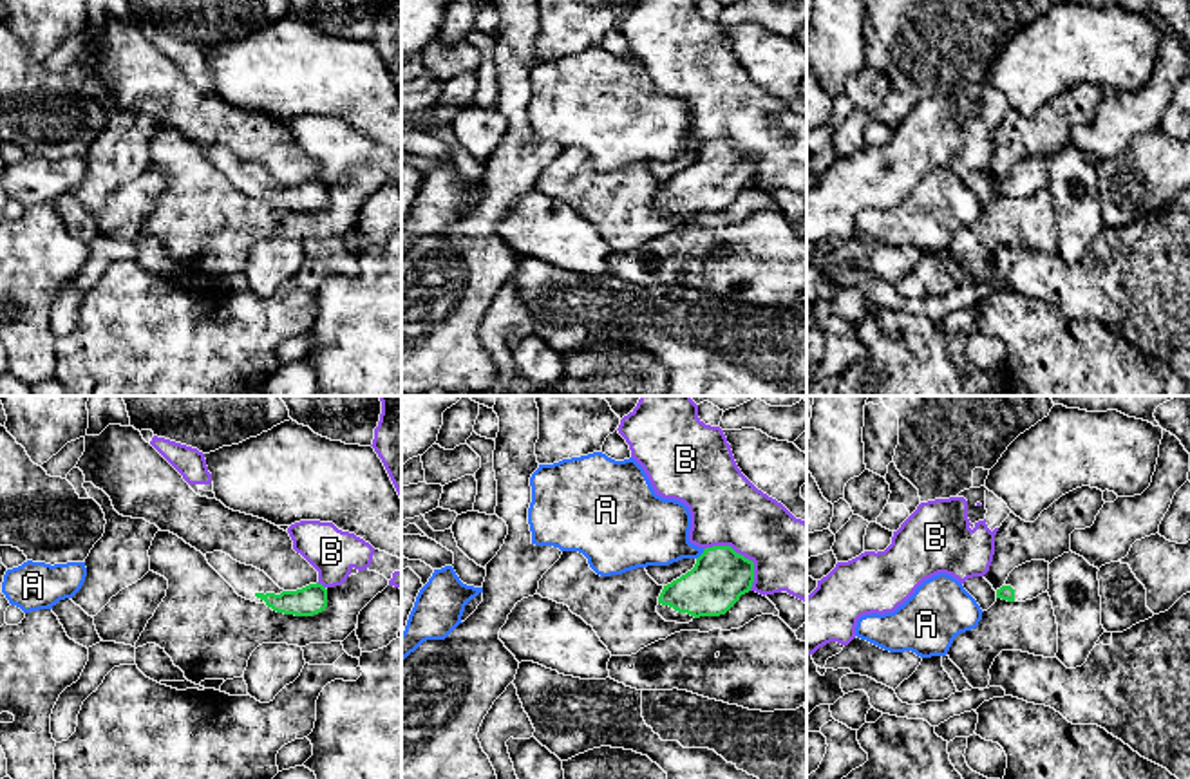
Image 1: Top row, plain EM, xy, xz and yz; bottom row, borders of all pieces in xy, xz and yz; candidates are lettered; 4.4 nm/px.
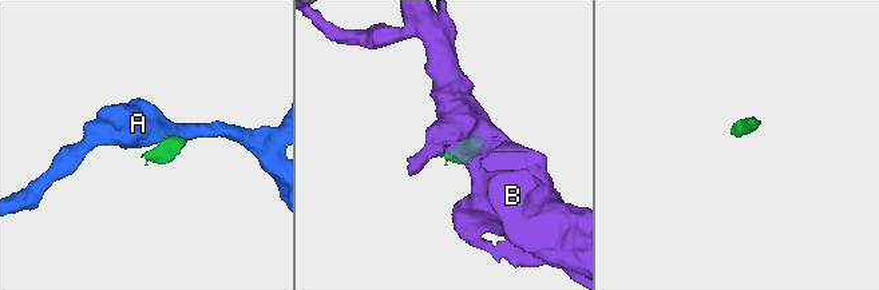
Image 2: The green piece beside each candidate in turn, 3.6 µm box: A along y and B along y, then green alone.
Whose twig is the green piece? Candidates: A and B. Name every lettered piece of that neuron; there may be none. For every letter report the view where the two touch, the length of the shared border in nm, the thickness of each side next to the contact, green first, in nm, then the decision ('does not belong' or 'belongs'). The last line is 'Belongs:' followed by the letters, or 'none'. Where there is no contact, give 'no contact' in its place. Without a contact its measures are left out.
A: xz | 60 nm | 260/300 nm | does not belong
B: xz | 280 nm | 260/320 nm | does not belong
Belongs: none

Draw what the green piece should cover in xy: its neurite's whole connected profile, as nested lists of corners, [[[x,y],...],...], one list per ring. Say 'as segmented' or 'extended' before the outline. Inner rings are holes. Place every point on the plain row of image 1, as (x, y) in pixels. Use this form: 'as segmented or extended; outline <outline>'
extended; outline [[[222,146],[206,148],[204,152],[246,195],[266,199],[277,208],[295,211],[313,211],[327,202],[327,184],[318,177],[297,186],[284,186],[264,166],[241,159]]]

